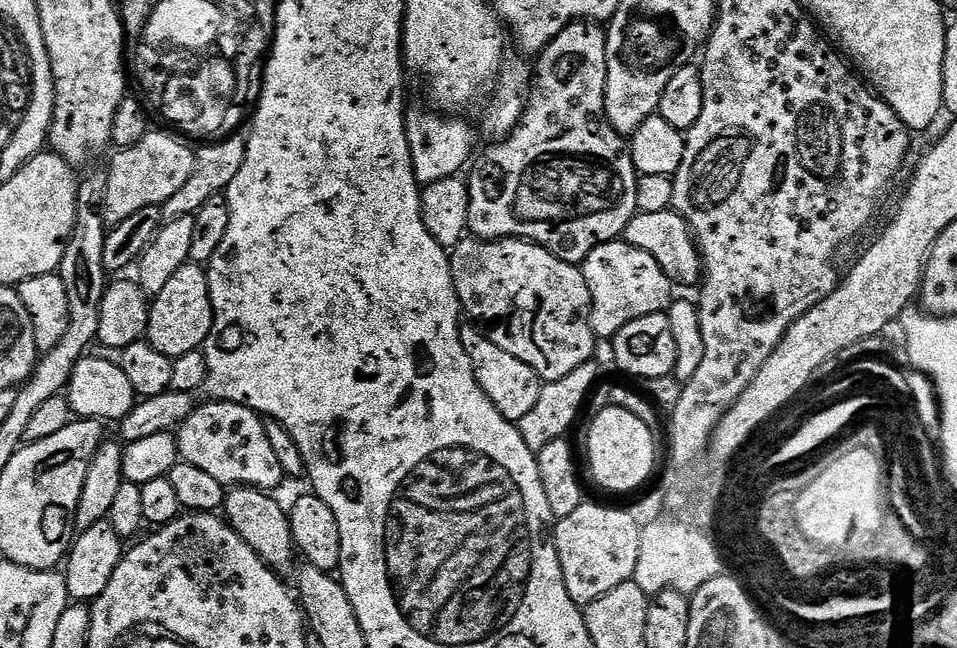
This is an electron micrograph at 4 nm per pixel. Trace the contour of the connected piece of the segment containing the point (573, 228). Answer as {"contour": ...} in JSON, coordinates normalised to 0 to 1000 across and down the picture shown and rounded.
{"contour":[[[603,31],[601,37],[591,40],[591,46],[587,46],[587,52],[583,52],[583,59],[575,63],[569,71],[568,79],[563,82],[561,93],[564,94],[560,99],[560,111],[558,105],[558,128],[555,131],[554,147],[551,150],[548,173],[544,174],[543,185],[539,190],[539,198],[521,219],[515,221],[518,222],[515,228],[508,230],[506,242],[502,248],[498,245],[488,267],[487,276],[489,279],[489,298],[491,299],[489,355],[494,366],[504,370],[529,370],[532,367],[555,370],[557,377],[575,386],[575,392],[587,398],[594,407],[603,410],[609,409],[610,400],[625,380],[651,366],[654,349],[665,333],[667,326],[665,318],[667,267],[660,248],[660,236],[653,211],[646,208],[633,182],[631,147],[633,145],[634,63],[635,51],[630,35]]]}

